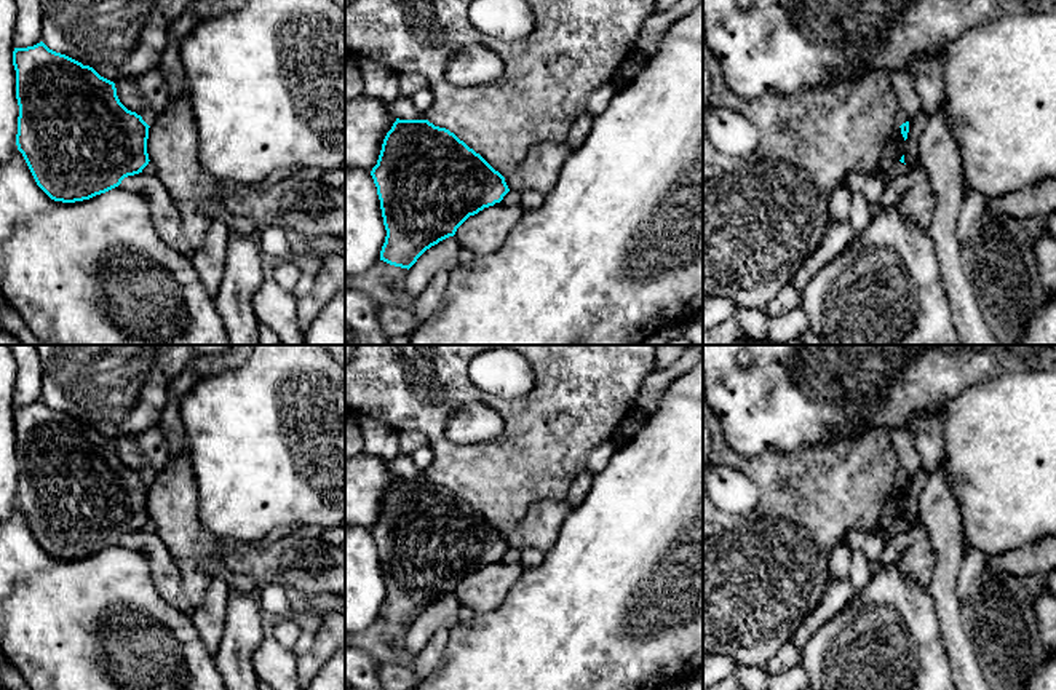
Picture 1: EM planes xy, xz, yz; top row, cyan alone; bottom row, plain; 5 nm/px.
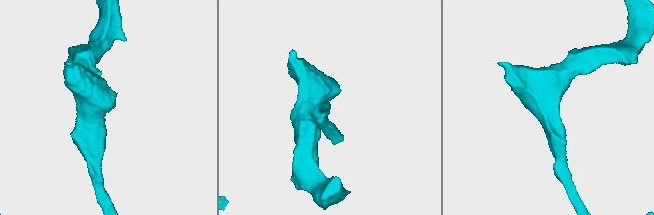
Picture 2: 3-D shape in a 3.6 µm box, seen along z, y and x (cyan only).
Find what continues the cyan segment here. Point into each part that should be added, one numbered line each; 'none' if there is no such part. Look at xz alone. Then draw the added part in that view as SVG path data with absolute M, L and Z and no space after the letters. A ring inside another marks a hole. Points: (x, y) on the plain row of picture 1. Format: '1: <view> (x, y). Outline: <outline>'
none

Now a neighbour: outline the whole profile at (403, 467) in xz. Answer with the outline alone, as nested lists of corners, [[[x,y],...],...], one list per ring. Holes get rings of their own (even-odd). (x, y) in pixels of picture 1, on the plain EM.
[[[401,455],[387,462],[387,468],[399,478],[428,478],[427,471],[419,470],[411,455]]]

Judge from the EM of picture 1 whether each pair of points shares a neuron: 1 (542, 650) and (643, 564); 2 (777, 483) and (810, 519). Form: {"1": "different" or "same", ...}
{"1": "same", "2": "same"}

